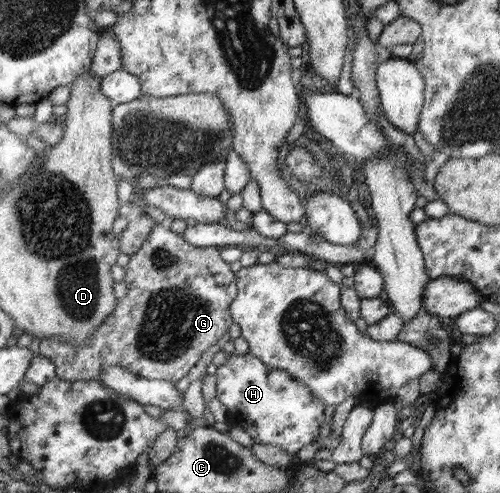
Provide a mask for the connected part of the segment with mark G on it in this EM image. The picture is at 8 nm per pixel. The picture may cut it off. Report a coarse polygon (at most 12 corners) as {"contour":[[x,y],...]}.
{"contour":[[155,222],[129,292],[81,345],[57,378],[120,365],[176,383],[233,323],[217,248]]}

